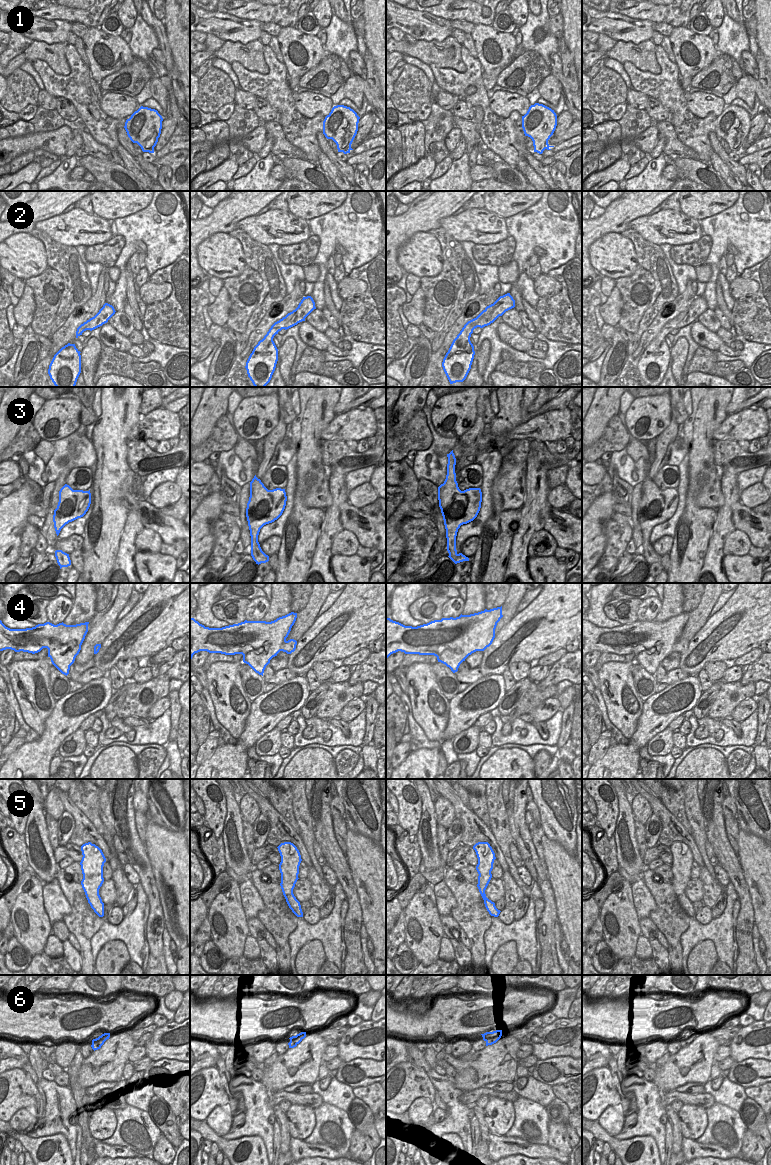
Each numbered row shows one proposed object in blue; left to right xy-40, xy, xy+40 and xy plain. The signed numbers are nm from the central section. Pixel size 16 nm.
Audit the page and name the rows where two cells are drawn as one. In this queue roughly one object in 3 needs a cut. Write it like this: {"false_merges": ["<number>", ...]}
{"false_merges": []}

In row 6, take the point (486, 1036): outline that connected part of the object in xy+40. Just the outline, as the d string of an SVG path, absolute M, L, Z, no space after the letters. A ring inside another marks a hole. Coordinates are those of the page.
M496 1030L493 1032L486 1032L481 1034L483 1040L486 1042L486 1046L496 1043L502 1036L502 1030Z

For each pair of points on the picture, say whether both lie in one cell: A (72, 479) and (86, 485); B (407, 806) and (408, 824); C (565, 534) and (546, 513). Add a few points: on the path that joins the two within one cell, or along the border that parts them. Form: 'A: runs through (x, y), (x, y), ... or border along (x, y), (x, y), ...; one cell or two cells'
A: runs through (72, 484), (75, 486), (81, 485); one cell
B: runs through (408, 810), (408, 820); one cell
C: runs through (560, 529), (551, 518); one cell

